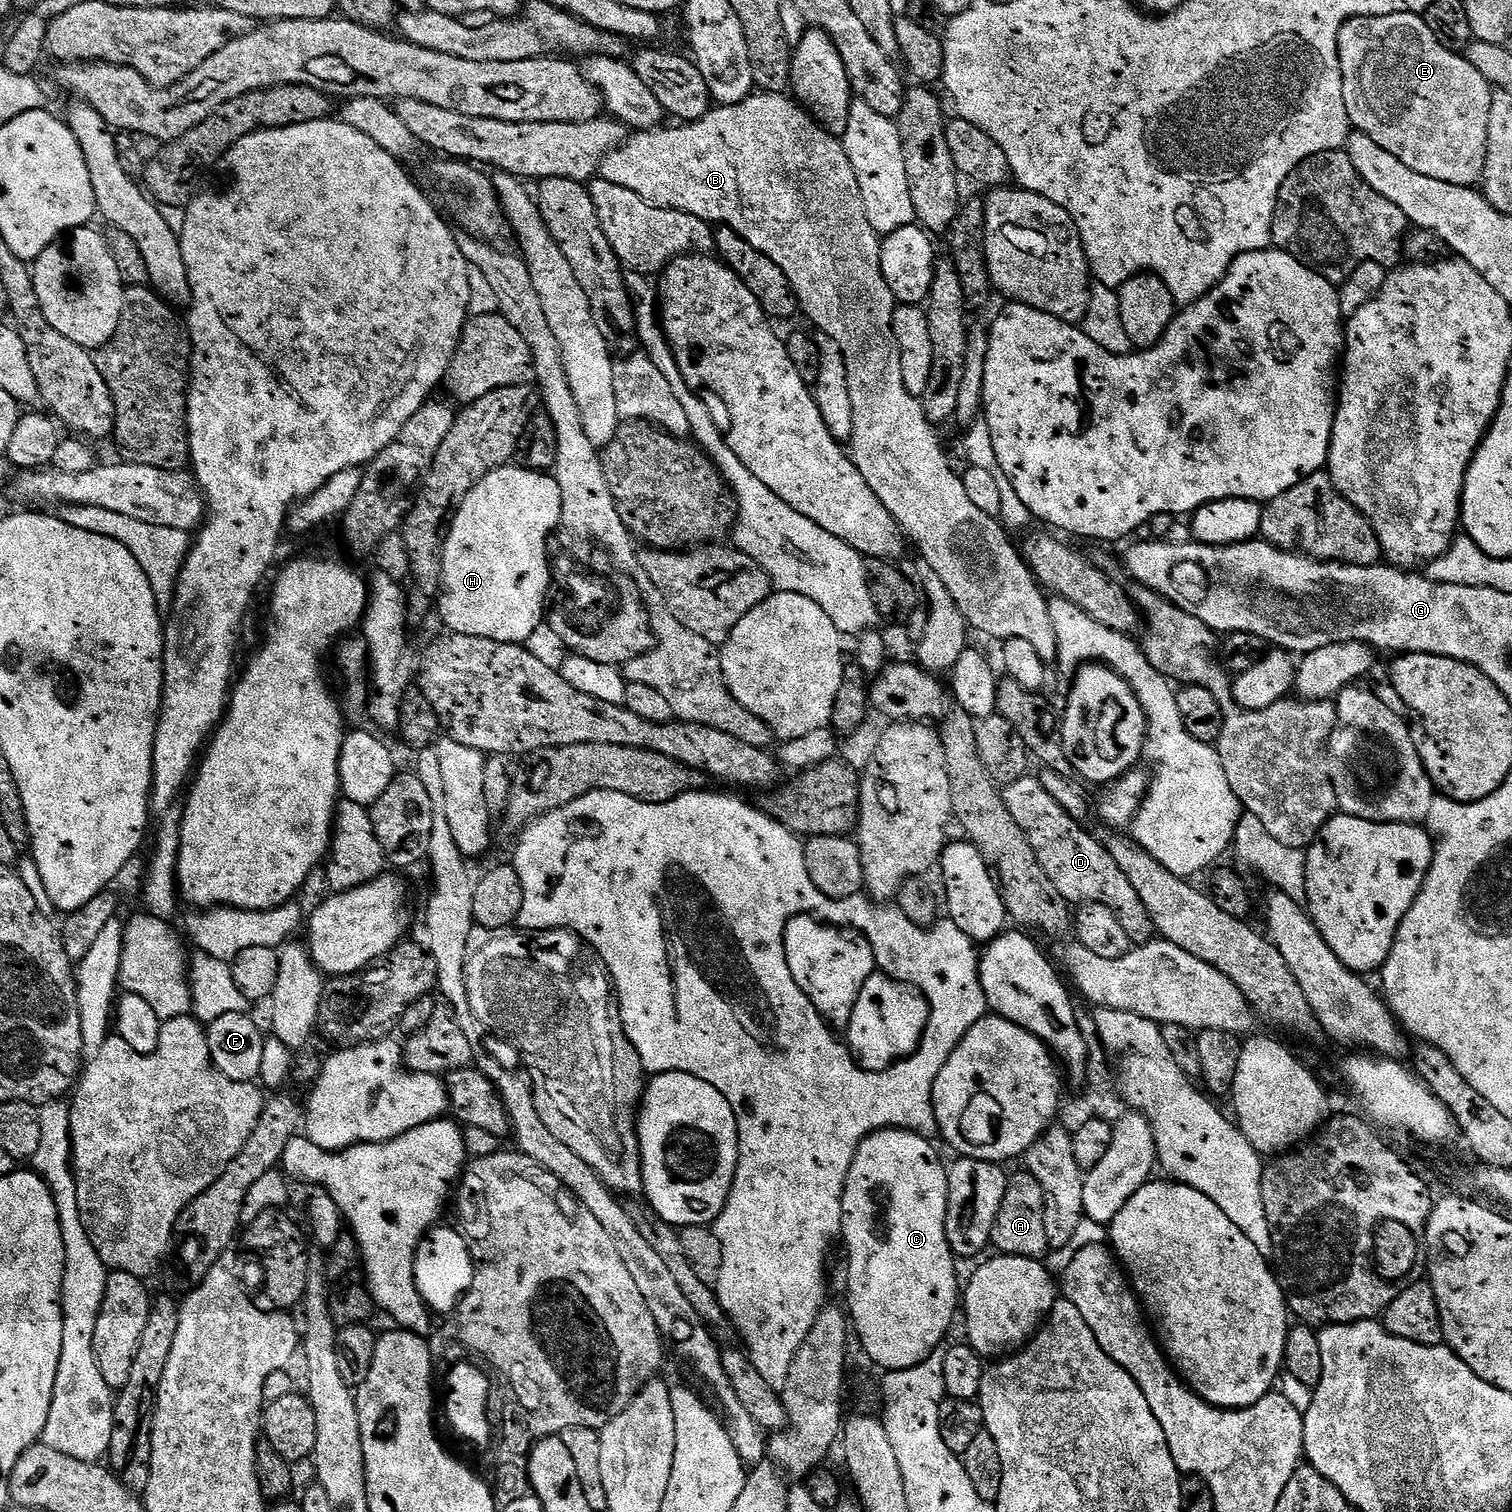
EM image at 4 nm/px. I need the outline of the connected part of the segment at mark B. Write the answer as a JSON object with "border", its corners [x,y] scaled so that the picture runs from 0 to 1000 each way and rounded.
{"border":[[[505,61],[494,63],[489,69],[480,69],[478,70],[472,71],[463,79],[450,81],[450,85],[439,85],[435,83],[431,86],[422,86],[413,92],[410,97],[407,98],[397,108],[396,114],[396,118],[401,120],[406,120],[406,123],[414,123],[414,126],[419,126],[422,131],[427,131],[427,134],[435,135],[437,138],[445,138],[451,139],[454,142],[459,142],[464,144],[467,147],[472,149],[478,149],[485,151],[499,165],[504,165],[509,173],[515,175],[515,179],[520,181],[522,189],[526,192],[528,204],[530,207],[537,211],[538,218],[547,221],[554,226],[557,231],[557,237],[560,237],[560,247],[561,248],[561,255],[562,255],[562,267],[565,268],[565,287],[562,292],[562,301],[565,308],[567,308],[567,313],[573,316],[573,321],[578,324],[581,332],[589,337],[591,345],[594,345],[595,351],[598,353],[601,358],[606,359],[608,370],[612,370],[623,382],[626,390],[628,390],[628,396],[636,403],[636,406],[640,409],[641,413],[648,418],[651,418],[653,421],[657,421],[659,425],[663,425],[668,422],[676,422],[678,425],[681,425],[684,430],[687,430],[687,435],[692,438],[698,437],[698,431],[700,425],[697,422],[697,411],[694,411],[694,403],[693,403],[694,395],[691,394],[687,386],[685,386],[685,382],[683,380],[675,363],[669,360],[668,353],[661,343],[658,341],[649,340],[644,332],[642,332],[642,329],[639,327],[639,321],[637,317],[632,315],[628,312],[628,306],[626,306],[625,292],[622,292],[620,281],[616,280],[612,276],[610,271],[606,260],[599,258],[599,252],[597,250],[597,237],[595,232],[593,230],[593,224],[590,220],[590,214],[591,213],[591,205],[594,203],[594,200],[583,181],[582,175],[582,159],[583,157],[575,149],[575,144],[573,144],[573,136],[570,134],[570,126],[567,126],[567,118],[565,115],[565,110],[562,110],[562,104],[560,102],[556,91],[550,90],[544,84],[540,79],[538,79],[534,73],[526,65],[521,63],[513,63],[511,61]]]}

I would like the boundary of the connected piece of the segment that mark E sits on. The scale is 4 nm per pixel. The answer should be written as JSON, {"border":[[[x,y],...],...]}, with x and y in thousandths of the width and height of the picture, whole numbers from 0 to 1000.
{"border":[[[928,8],[916,11],[897,11],[892,13],[885,22],[885,41],[888,46],[888,62],[890,65],[892,81],[896,87],[909,91],[909,94],[911,94],[911,97],[914,97],[917,102],[922,102],[922,104],[925,104],[927,110],[933,110],[935,115],[943,115],[943,118],[951,118],[951,120],[959,120],[968,124],[979,121],[988,59],[983,52],[980,52],[980,49],[978,49],[978,46],[975,46],[975,44],[972,44],[970,36],[960,34],[958,32],[954,30],[954,28],[951,28],[951,25],[948,25],[948,22],[946,21],[946,17],[943,17],[941,10]]]}

